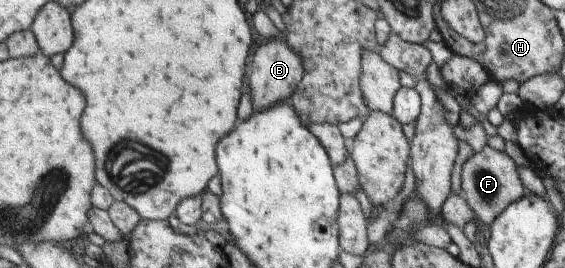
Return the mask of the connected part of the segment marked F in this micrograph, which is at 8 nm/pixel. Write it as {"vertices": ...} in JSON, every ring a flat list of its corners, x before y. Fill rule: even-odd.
{"vertices":[[489,144,481,152,469,157,462,166,461,195,477,214,480,224,493,224,508,204,519,200,526,192,527,190,521,185,513,160,505,152,501,152]]}

